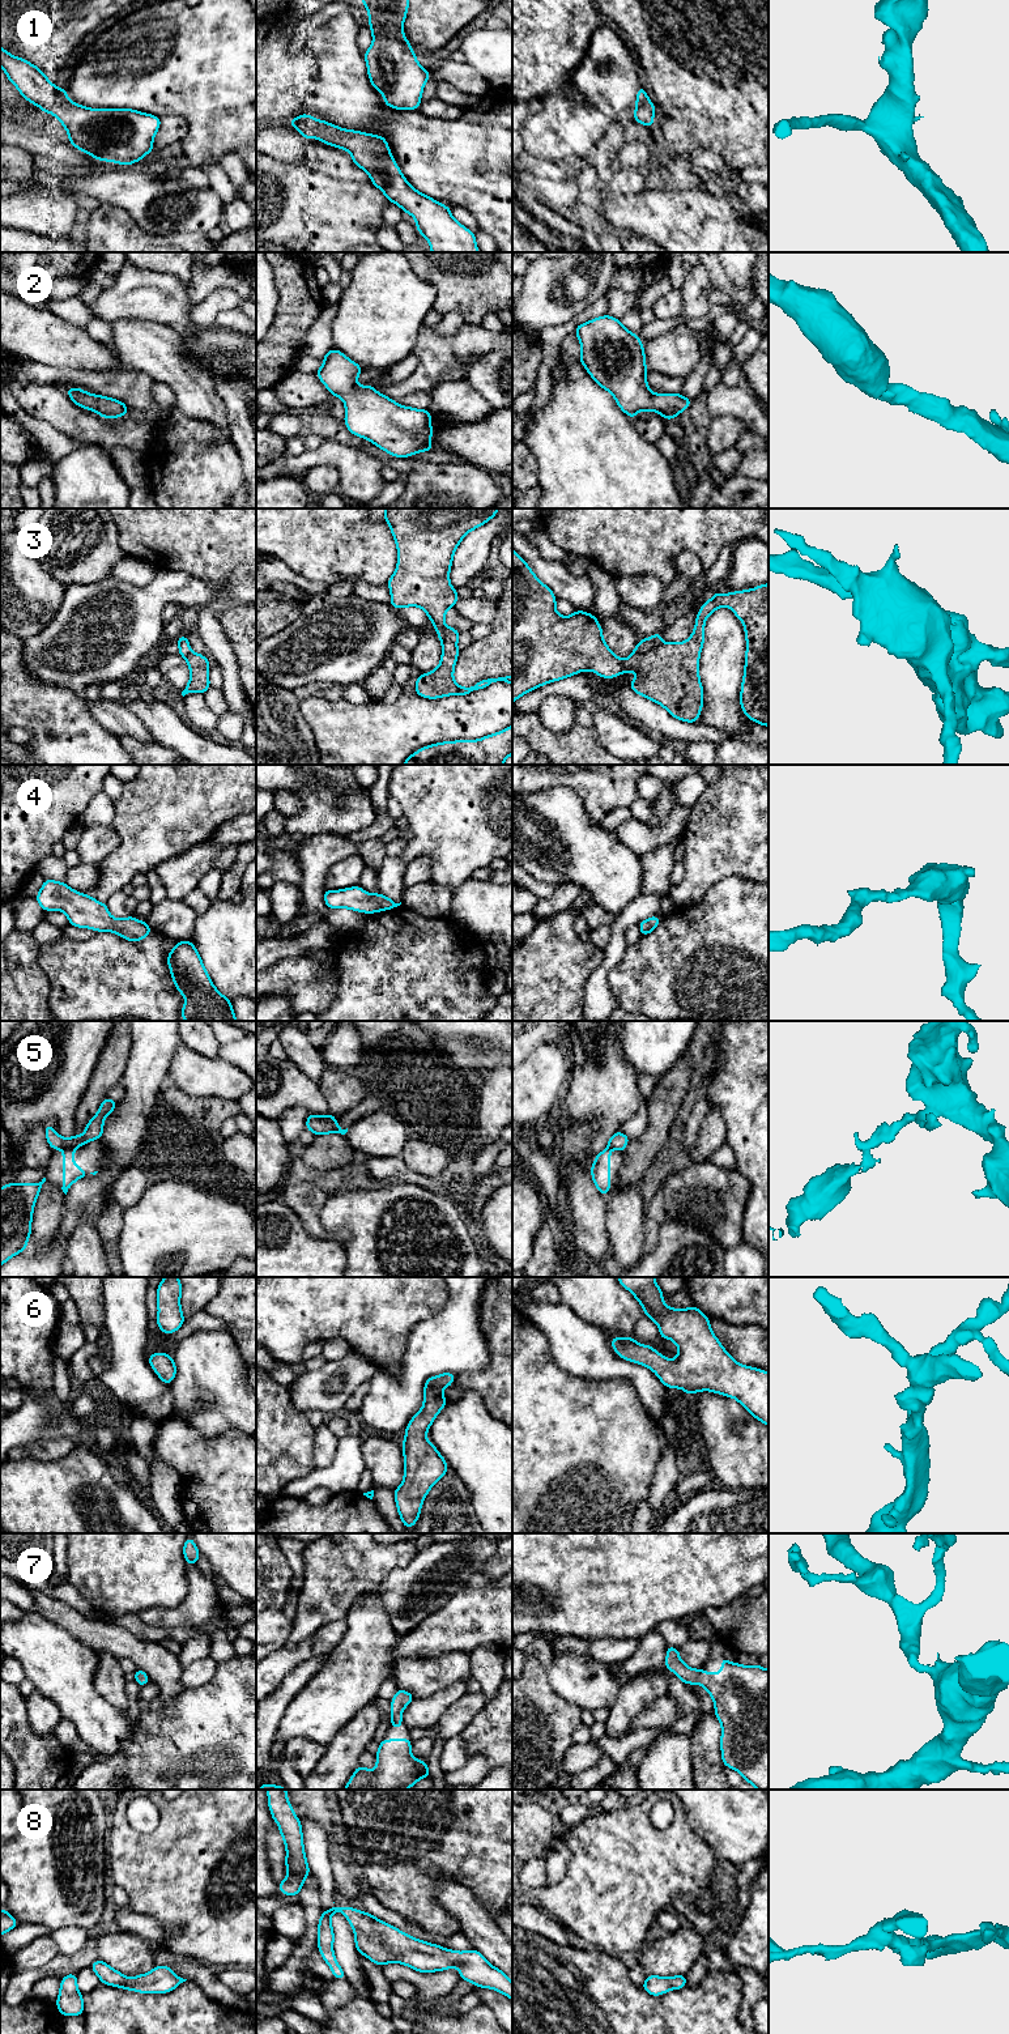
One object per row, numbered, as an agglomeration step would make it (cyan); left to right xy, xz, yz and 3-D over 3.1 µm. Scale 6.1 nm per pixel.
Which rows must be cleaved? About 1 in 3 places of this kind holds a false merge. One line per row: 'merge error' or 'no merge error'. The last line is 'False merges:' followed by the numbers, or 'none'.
1: no merge error
2: no merge error
3: merge error
4: no merge error
5: merge error
6: no merge error
7: no merge error
8: no merge error
False merges: 3, 5

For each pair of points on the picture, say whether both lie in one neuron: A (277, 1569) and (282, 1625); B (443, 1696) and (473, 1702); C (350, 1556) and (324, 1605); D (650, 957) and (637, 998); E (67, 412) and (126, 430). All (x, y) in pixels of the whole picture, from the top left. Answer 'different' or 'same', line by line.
A: same
B: different
C: same
D: same
E: same

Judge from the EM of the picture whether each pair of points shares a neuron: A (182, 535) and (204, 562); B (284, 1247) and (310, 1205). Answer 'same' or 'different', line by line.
A: same
B: different

